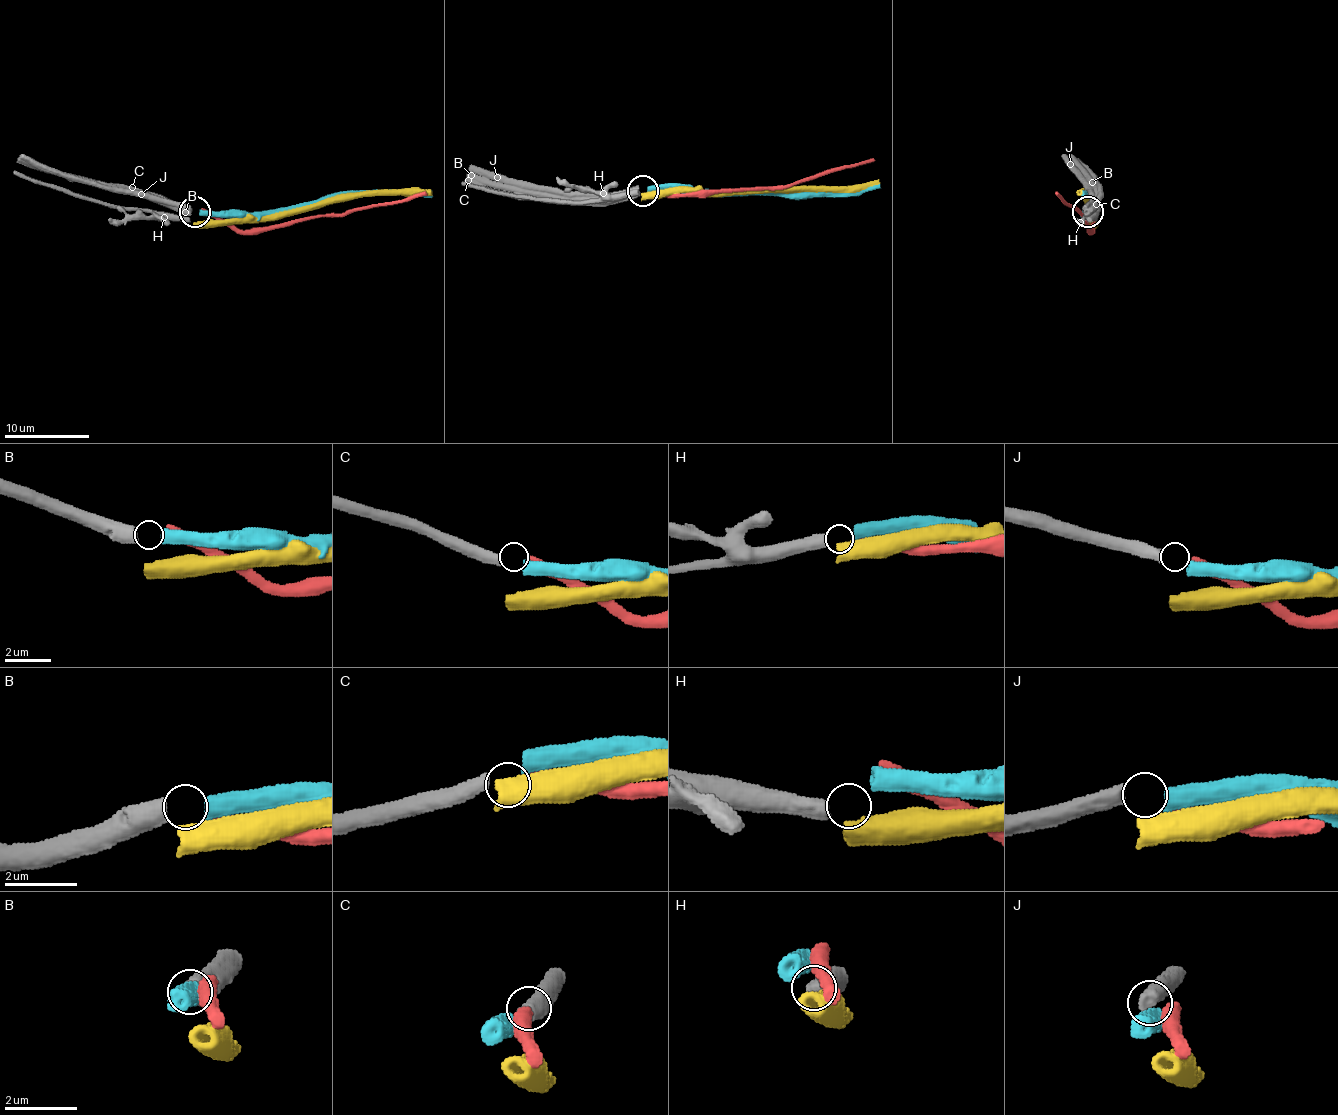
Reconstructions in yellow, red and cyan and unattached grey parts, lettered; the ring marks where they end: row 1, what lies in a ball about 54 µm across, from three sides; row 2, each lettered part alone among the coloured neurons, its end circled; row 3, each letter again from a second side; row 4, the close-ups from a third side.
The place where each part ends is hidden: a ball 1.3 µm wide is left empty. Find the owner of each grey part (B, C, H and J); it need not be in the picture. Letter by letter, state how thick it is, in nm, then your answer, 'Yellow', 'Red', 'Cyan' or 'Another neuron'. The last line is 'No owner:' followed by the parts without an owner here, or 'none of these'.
B: Thickness 550 nm. Cyan
C: Thickness 440 nm. Red
H: Thickness 500 nm. Another neuron
J: Thickness 480 nm. Another neuron
No owner: H, J

